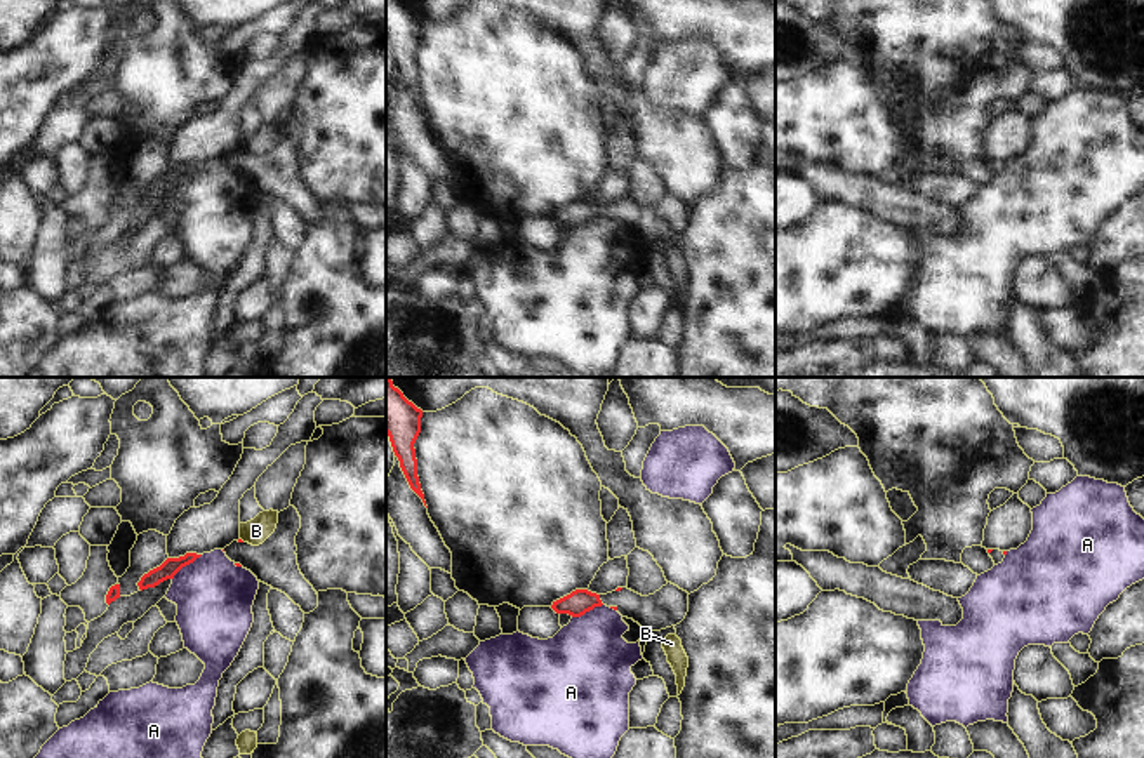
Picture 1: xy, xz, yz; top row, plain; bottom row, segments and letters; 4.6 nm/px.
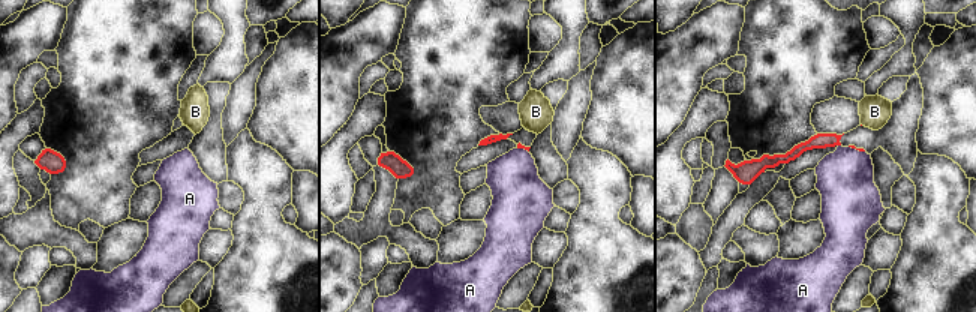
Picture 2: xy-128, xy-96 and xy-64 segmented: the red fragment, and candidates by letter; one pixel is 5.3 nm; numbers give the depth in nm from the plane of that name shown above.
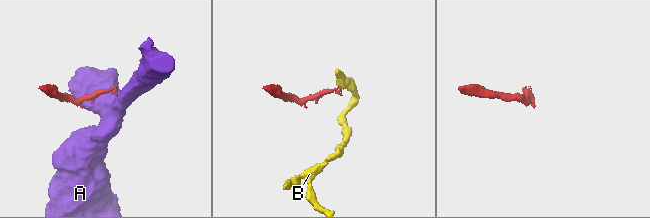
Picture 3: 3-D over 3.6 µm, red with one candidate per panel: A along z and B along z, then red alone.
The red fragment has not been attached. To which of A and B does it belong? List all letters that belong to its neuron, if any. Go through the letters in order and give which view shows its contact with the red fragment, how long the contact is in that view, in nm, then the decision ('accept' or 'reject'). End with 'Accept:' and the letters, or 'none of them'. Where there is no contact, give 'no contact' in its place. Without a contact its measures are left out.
A: xy | 180 nm | reject
B: no contact | reject
Accept: none of them

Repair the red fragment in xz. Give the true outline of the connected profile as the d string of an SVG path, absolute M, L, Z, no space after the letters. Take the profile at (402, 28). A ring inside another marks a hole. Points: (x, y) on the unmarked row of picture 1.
M386 0L386 45L389 47L393 63L400 71L400 78L402 78L410 99L422 110L422 113L426 116L424 104L421 101L421 94L419 94L419 87L417 87L417 70L416 70L416 59L414 59L414 54L421 43L421 28L422 28L422 21L417 19L412 12L409 12L400 0Z

